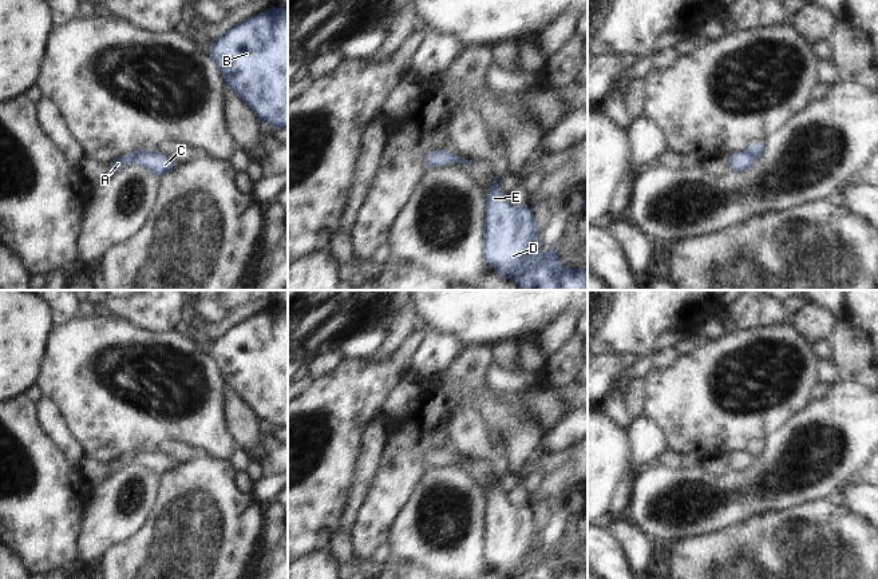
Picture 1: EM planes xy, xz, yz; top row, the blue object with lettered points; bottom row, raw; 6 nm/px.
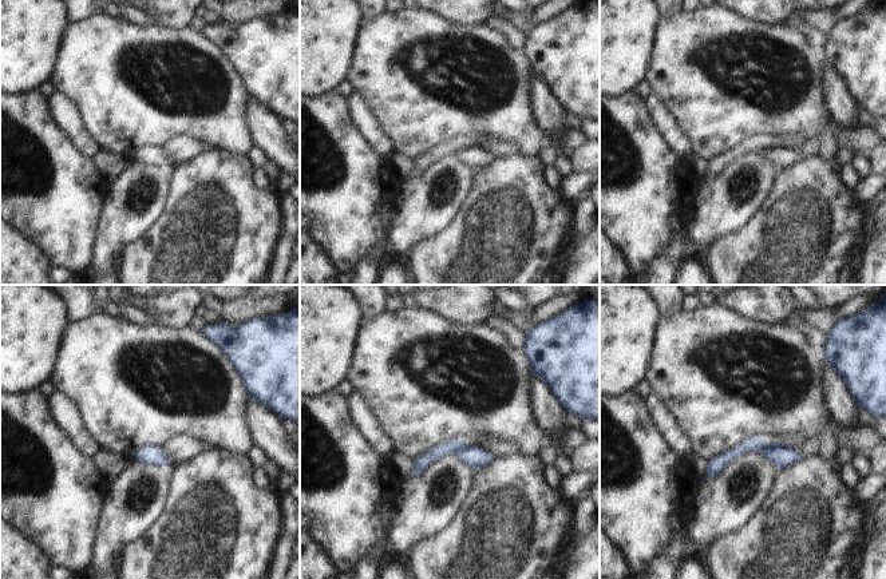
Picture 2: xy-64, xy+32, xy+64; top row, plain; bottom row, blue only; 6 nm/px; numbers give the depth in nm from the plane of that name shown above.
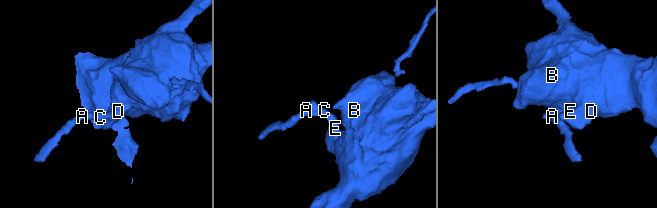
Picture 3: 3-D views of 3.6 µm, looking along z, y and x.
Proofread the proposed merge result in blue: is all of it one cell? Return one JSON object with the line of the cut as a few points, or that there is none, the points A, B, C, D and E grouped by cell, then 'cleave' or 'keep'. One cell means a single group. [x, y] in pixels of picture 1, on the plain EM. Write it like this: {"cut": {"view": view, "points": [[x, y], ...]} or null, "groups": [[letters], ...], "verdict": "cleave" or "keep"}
{"cut": {"view": "xy", "points": [[145, 449], [129, 460]]}, "groups": [["A"], ["B", "C", "D", "E"]], "verdict": "cleave"}

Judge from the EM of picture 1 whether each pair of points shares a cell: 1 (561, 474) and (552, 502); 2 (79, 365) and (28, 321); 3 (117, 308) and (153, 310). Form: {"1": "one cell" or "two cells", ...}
{"1": "one cell", "2": "two cells", "3": "one cell"}

